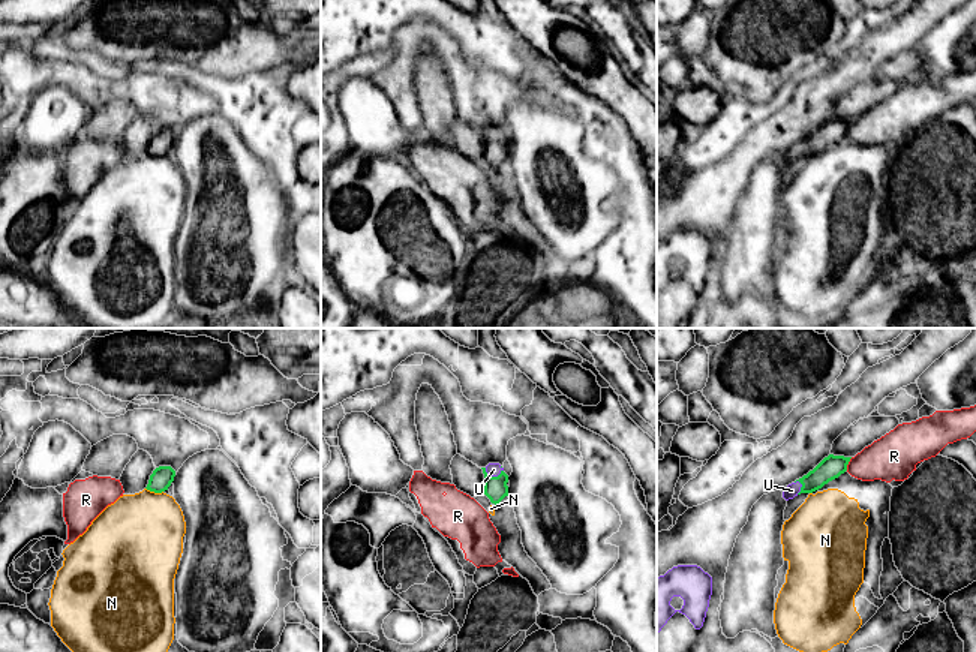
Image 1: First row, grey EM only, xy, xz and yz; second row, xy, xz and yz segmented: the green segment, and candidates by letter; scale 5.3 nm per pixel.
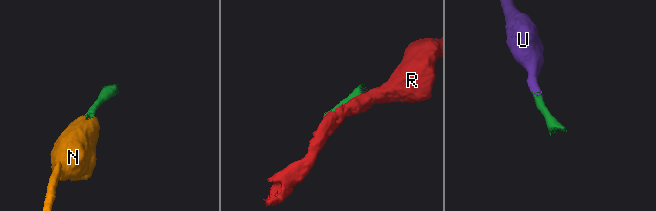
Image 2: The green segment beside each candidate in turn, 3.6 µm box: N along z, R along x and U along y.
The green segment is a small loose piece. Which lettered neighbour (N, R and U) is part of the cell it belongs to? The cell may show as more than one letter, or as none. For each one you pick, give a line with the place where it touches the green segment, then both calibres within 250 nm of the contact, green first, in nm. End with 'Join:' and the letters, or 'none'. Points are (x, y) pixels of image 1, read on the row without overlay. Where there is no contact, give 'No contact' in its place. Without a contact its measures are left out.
U: Touches green at xz (492, 141). Thickness 130 nm (green) against 80 nm
Join: U

